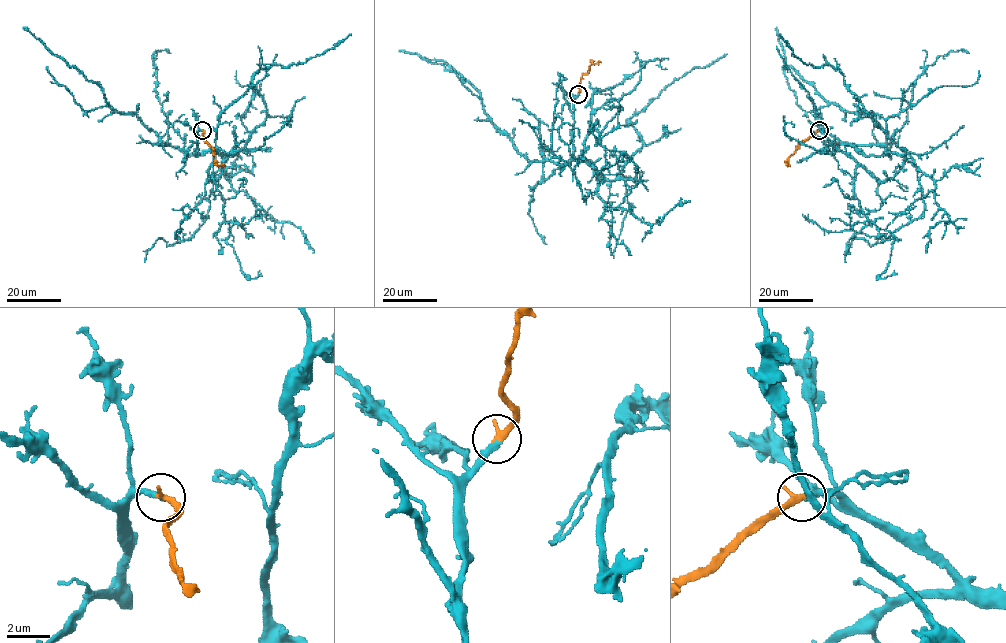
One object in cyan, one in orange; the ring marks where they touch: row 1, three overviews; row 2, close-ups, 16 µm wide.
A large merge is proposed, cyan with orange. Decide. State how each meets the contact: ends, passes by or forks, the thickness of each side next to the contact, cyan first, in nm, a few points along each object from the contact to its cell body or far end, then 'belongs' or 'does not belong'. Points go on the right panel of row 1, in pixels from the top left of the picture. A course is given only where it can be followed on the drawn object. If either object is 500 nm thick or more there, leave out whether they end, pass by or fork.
cyan ends; orange ends; calibres 280 and 340 nm; course cyan (819, 130), (865, 154), (904, 155), (874, 122), (846, 85), (839, 69), (804, 63), (779, 33); course orange (819, 130), (802, 141), (789, 157), (787, 165); belongs

